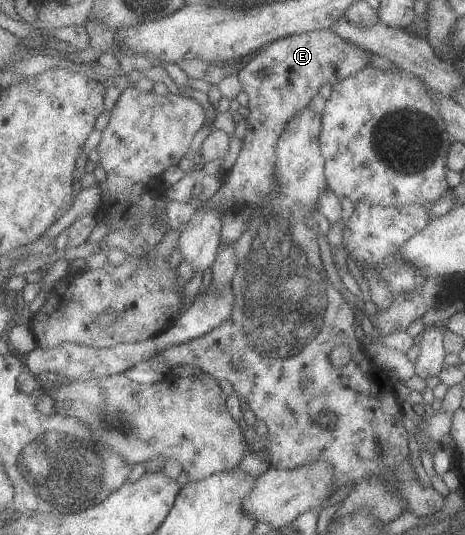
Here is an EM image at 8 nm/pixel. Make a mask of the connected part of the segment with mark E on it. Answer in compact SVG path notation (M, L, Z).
M332 29L315 30L302 34L295 34L286 38L281 38L267 45L255 58L252 59L238 72L242 82L243 90L249 96L249 115L246 119L246 134L242 149L228 179L215 192L214 196L205 203L208 208L224 206L227 210L233 210L235 207L261 207L270 202L270 196L278 196L278 176L276 176L276 148L278 142L286 130L288 123L296 117L306 106L311 106L312 98L320 92L324 84L334 85L361 70L364 70L372 62L372 54L365 48L348 42Z

